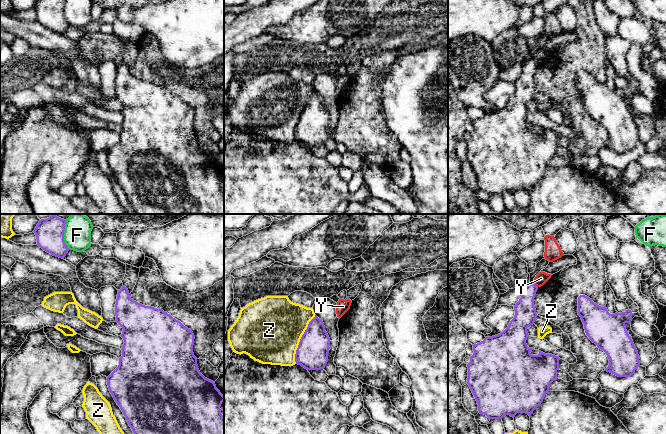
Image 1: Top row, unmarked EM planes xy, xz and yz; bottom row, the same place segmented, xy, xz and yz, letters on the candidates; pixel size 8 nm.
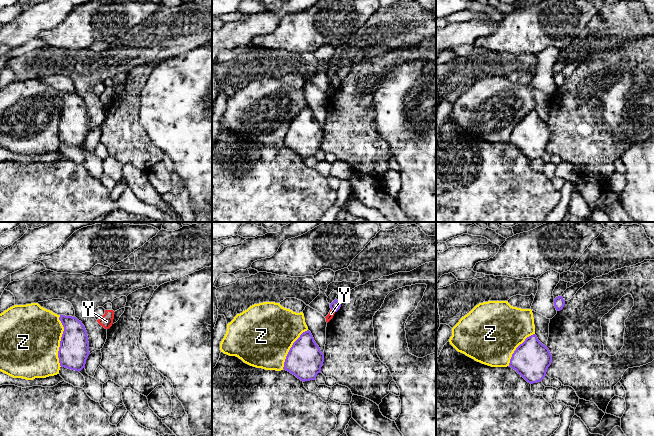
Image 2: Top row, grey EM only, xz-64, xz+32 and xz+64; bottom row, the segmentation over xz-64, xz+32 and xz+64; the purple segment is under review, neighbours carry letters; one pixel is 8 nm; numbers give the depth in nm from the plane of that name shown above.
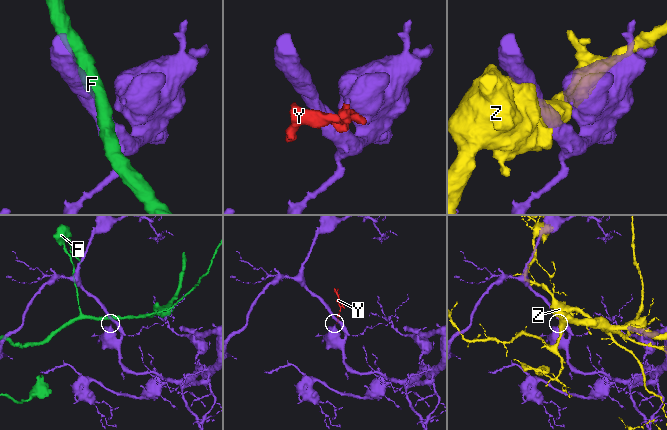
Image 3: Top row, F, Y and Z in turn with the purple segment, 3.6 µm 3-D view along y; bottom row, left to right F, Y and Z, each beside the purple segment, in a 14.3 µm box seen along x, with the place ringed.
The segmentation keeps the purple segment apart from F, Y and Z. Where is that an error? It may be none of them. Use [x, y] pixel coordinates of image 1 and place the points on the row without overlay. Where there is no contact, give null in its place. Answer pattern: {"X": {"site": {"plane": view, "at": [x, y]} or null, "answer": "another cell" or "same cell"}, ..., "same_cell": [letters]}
{"F": {"site": {"plane": "xy", "at": [63, 13]}, "answer": "another cell"}, "Y": {"site": {"plane": "yz", "at": [535, 61]}, "answer": "another cell"}, "Z": {"site": {"plane": "xz", "at": [300, 115]}, "answer": "another cell"}, "same_cell": []}

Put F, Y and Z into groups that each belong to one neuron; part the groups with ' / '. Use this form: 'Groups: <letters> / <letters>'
Groups: F / Y / Z

